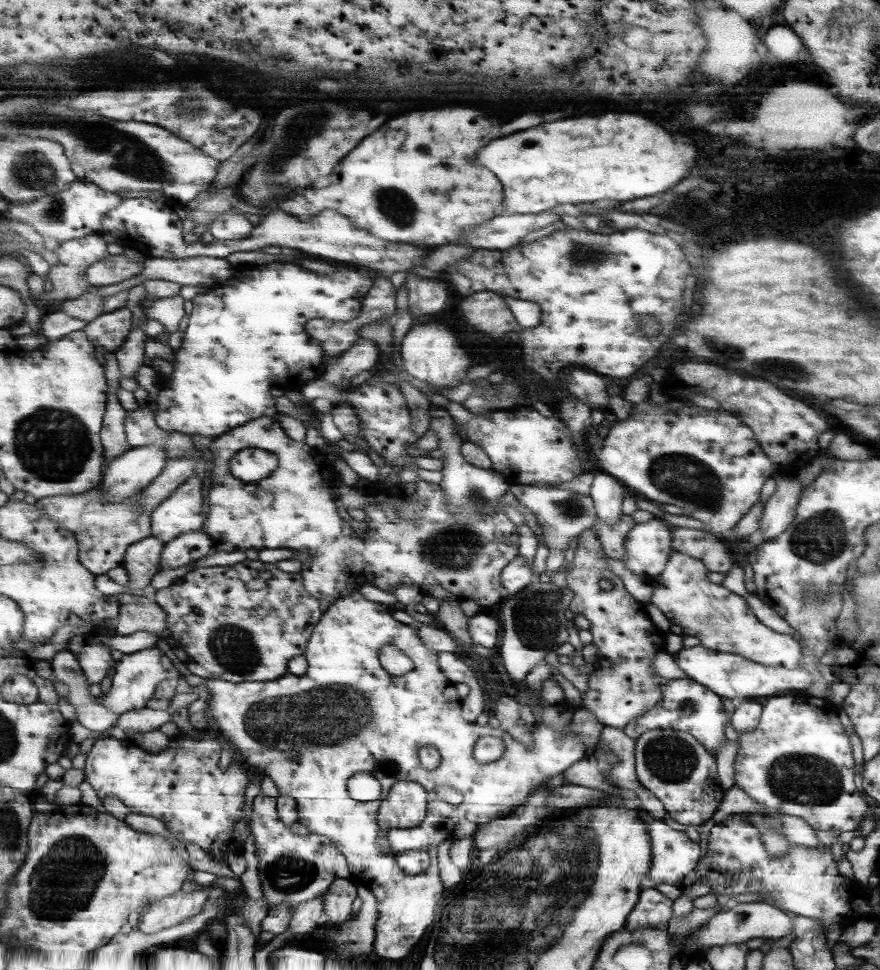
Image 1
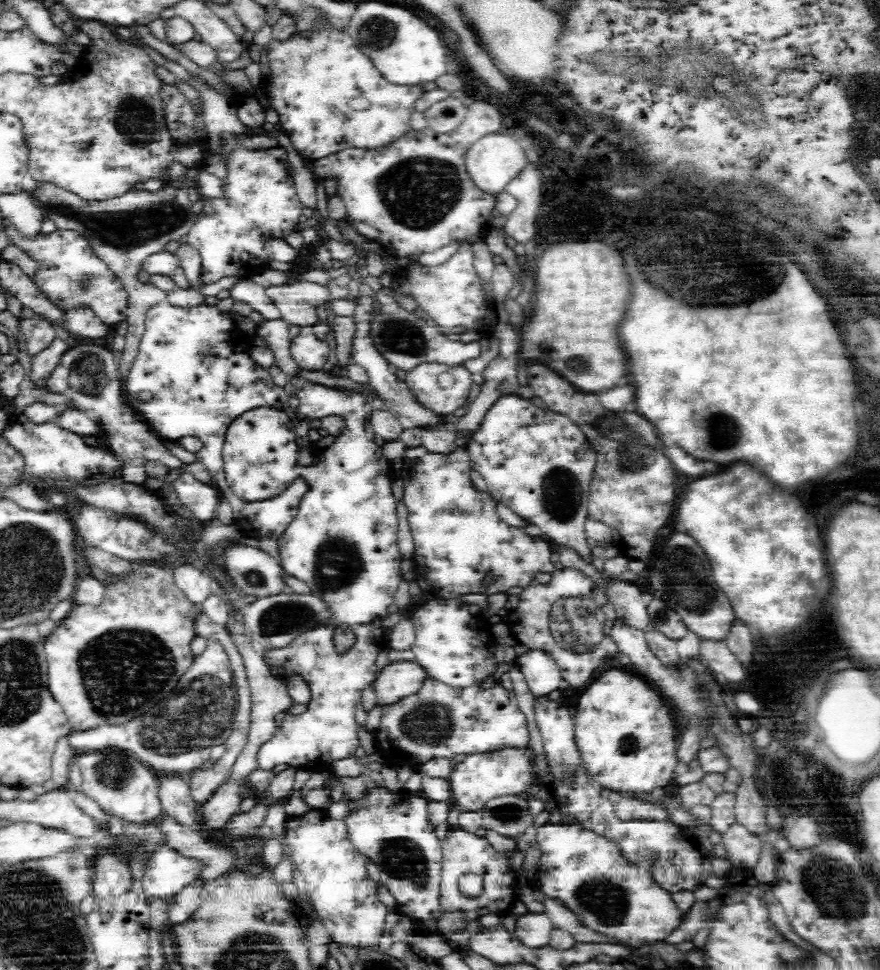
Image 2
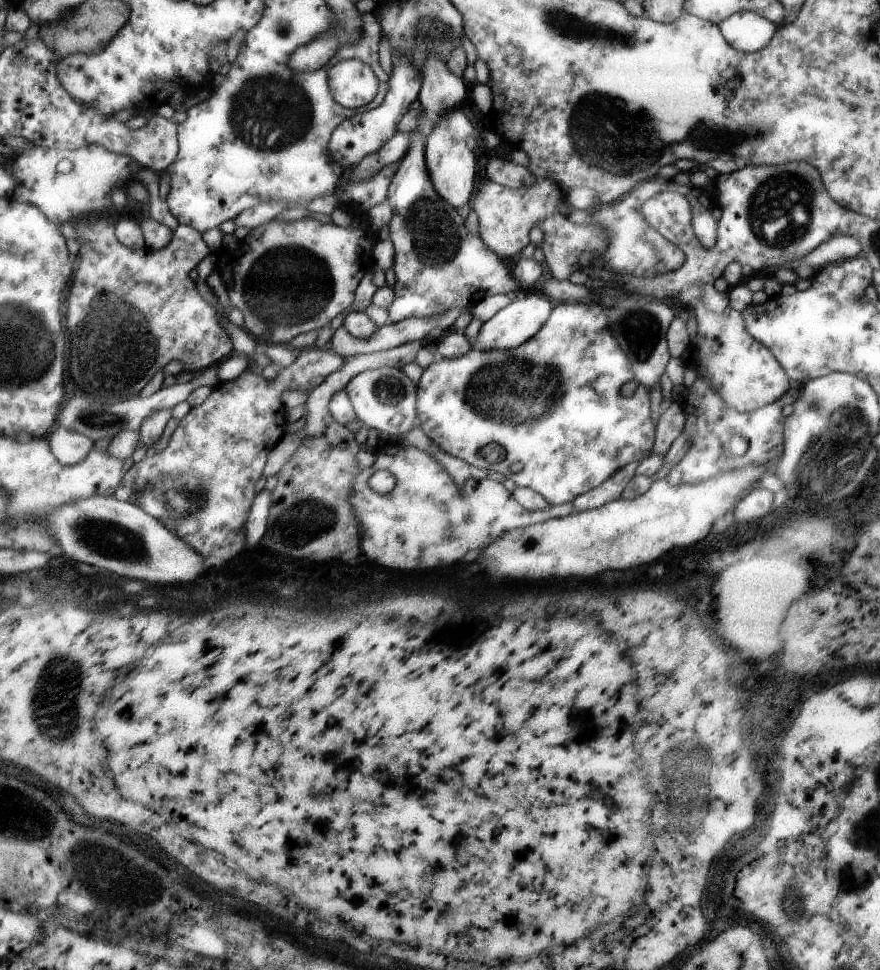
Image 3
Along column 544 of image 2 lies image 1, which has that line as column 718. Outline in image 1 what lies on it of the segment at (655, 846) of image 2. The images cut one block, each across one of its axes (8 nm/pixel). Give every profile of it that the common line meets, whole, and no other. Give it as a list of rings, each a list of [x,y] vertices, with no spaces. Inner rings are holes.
[[[651,730],[637,738],[635,744],[635,772],[643,788],[659,798],[669,814],[679,824],[701,826],[717,810],[725,796],[717,778],[715,756],[707,754],[705,748],[687,732],[675,730]]]

